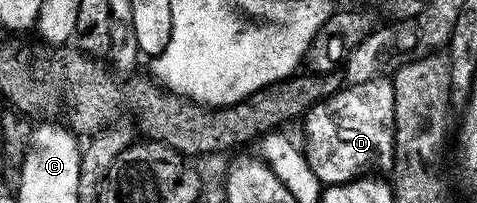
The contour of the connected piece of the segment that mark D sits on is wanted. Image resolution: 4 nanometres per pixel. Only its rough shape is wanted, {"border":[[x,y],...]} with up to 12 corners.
{"border":[[393,79],[343,86],[305,114],[324,186],[394,167]]}

